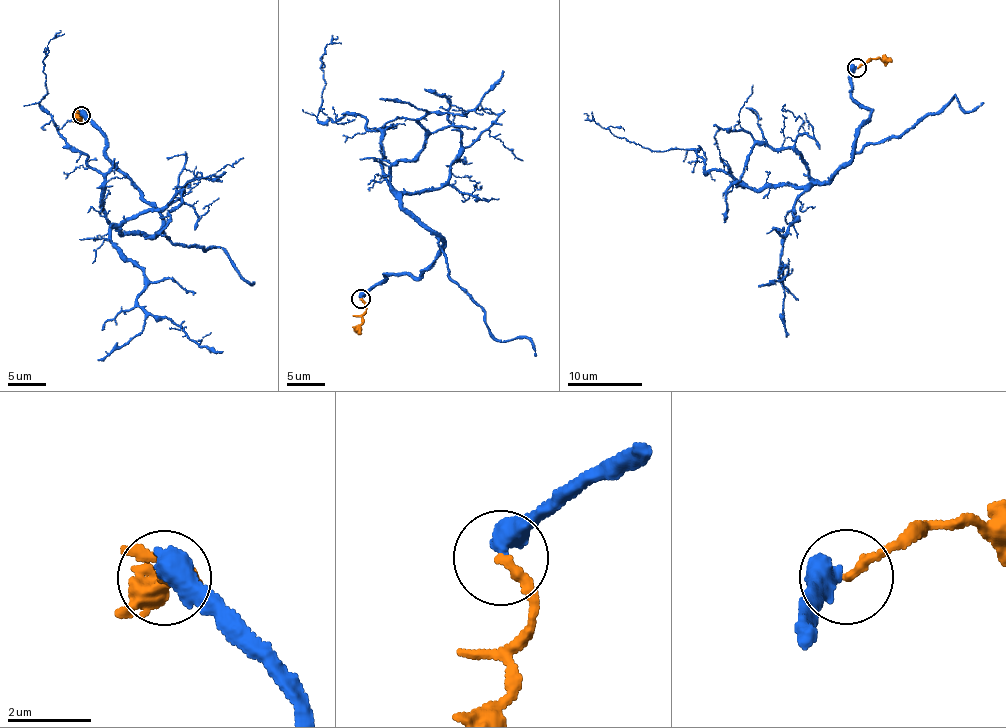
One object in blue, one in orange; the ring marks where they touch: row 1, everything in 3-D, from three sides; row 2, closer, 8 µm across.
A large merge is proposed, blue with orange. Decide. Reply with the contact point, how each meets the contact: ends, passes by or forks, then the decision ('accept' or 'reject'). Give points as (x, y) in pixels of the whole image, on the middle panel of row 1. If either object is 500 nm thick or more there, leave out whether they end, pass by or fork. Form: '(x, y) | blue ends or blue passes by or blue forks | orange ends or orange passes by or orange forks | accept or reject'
(360, 299) | reject

